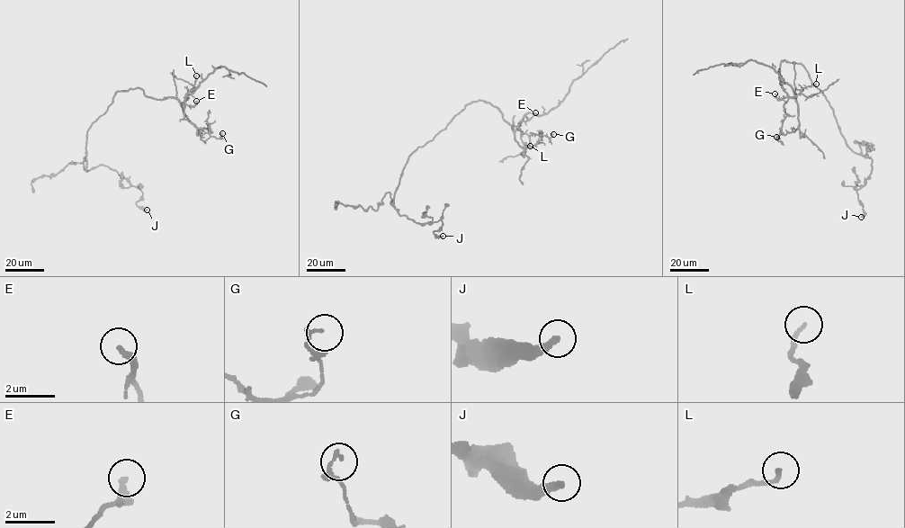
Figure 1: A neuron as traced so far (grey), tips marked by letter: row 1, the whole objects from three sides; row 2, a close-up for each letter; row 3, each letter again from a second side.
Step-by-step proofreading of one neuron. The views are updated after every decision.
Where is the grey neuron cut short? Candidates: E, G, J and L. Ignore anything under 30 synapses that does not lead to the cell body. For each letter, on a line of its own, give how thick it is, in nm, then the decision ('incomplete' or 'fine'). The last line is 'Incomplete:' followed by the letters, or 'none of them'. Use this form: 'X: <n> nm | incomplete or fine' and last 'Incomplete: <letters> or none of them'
E: 280 nm | fine
G: 130 nm | fine
J: 280 nm | fine
L: 160 nm | fine
Incomplete: none of them

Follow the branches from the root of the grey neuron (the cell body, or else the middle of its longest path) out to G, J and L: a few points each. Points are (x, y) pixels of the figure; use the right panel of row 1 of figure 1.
G: (798, 64), (782, 60), (777, 73), (794, 93), (798, 127), (793, 132), (780, 132), (778, 141), (776, 137)
J: (798, 64), (828, 102), (846, 146), (872, 160), (865, 183), (856, 191), (863, 206), (861, 217)
L: (798, 64), (782, 60), (777, 73), (782, 81), (792, 87), (793, 97), (801, 89), (816, 84)

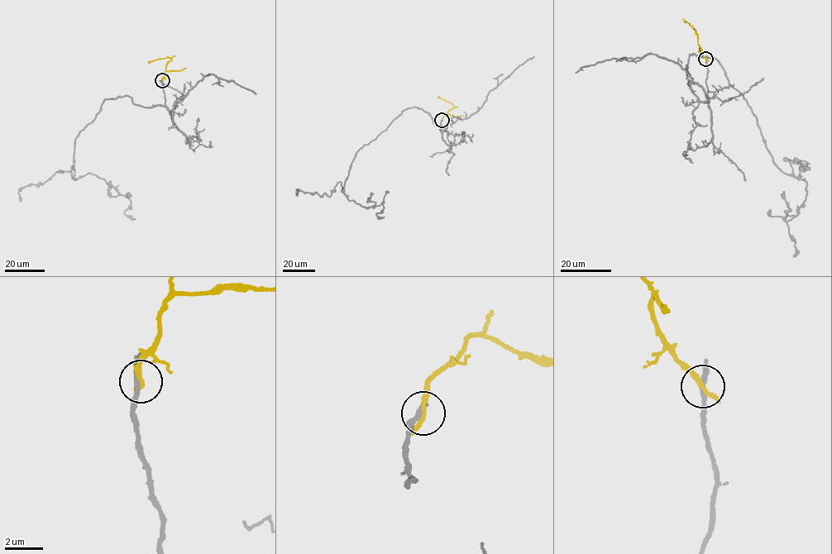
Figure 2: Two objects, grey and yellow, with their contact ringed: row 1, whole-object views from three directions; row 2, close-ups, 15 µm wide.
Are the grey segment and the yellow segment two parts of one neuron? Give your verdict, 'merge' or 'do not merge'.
do not merge

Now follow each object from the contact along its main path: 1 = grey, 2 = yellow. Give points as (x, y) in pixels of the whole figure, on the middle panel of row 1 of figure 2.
1: (442, 120), (440, 129), (407, 107), (356, 152), (344, 193), (382, 204), (375, 214), (384, 217)
2: (442, 120), (448, 110), (454, 107), (437, 96)

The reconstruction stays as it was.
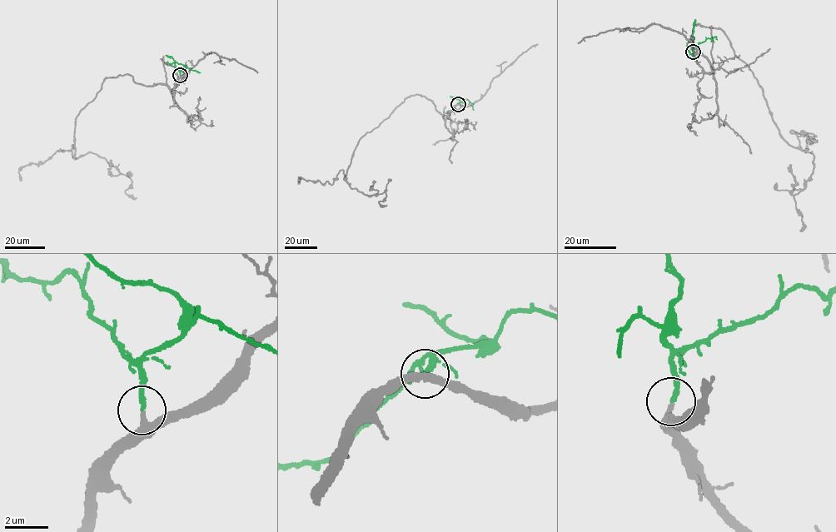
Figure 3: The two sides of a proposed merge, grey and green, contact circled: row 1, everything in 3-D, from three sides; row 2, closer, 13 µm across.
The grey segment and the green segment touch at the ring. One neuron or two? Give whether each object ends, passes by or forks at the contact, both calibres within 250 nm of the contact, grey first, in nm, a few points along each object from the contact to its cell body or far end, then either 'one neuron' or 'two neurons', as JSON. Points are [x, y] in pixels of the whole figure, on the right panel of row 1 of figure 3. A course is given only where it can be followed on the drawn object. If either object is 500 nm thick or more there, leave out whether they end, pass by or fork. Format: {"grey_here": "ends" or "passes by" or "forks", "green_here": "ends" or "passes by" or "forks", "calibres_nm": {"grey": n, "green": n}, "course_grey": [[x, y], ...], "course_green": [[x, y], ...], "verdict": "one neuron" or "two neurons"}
{"grey_here": "passes by", "green_here": "ends", "calibres_nm": {"grey": 240, "green": 240}, "course_grey": [[693, 52], [712, 72], [691, 47], [693, 31], [724, 32], [780, 137], [812, 153], [793, 196], [800, 230]], "course_green": [[693, 52], [694, 19]], "verdict": "one neuron"}

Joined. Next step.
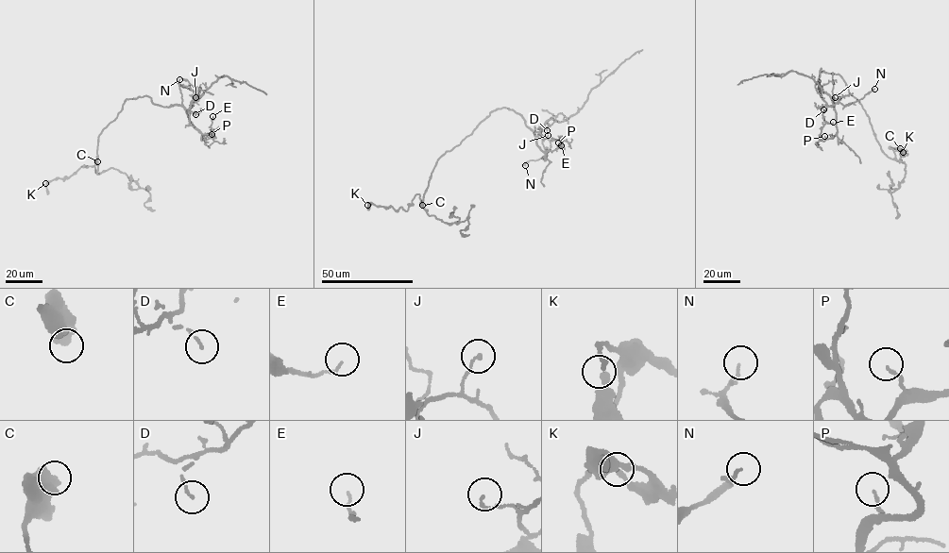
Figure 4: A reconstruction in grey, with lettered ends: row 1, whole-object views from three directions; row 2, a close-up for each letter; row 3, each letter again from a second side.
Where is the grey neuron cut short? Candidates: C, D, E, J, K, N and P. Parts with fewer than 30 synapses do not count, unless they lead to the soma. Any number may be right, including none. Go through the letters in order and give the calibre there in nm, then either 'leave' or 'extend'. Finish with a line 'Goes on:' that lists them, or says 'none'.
C: 500 nm thick; leave
D: 110 nm thick; leave
E: 110 nm thick; leave
J: 90 nm thick; leave
K: 280 nm thick; leave
N: 90 nm thick; leave
P: 100 nm thick; leave
Goes on: none

